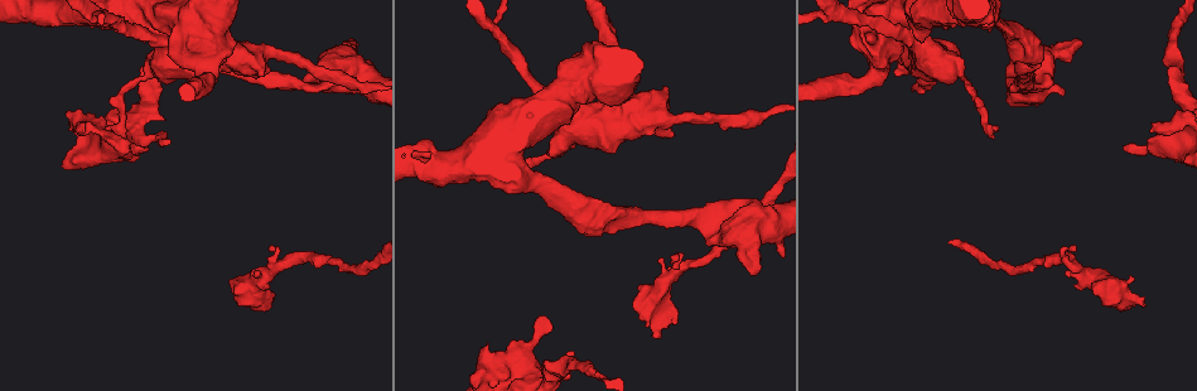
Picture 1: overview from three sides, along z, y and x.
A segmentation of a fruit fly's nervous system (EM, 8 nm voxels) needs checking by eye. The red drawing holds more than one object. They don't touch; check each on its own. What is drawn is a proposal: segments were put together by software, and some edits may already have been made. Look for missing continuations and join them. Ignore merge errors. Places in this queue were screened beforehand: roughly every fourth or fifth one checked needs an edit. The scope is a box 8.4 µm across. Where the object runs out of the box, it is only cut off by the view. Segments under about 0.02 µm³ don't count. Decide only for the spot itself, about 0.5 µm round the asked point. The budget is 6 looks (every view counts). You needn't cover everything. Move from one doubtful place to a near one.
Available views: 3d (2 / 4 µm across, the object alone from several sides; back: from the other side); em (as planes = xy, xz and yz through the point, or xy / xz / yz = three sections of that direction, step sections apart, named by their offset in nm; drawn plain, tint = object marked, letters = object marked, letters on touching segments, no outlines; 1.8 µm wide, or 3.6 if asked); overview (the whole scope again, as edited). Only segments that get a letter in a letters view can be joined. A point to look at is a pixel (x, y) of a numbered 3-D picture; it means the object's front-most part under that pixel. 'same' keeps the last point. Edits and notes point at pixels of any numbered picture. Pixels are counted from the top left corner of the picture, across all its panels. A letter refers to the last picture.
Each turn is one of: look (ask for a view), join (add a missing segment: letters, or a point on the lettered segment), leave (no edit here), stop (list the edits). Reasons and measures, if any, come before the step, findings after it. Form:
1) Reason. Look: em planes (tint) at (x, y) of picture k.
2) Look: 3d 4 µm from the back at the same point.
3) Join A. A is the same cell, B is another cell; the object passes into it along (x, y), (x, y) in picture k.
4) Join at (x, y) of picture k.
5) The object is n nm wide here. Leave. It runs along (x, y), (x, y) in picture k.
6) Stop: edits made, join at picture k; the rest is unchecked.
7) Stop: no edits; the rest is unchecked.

Free end. Look: em planes (letters) at (269, 248) of picture 1.

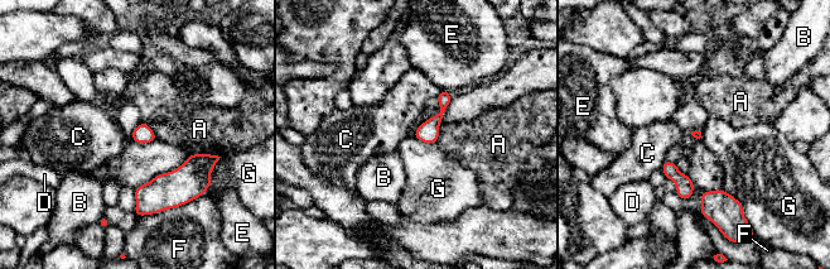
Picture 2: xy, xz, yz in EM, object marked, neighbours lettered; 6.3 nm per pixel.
Leave. A, B, C, D, E, F and G are other cells; a border runs along (723, 190), (742, 205), (743, 211) in picture 2; none of them fits.

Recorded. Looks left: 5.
An open end. Look: 3d 4 µm at (353, 39) of picture 1.

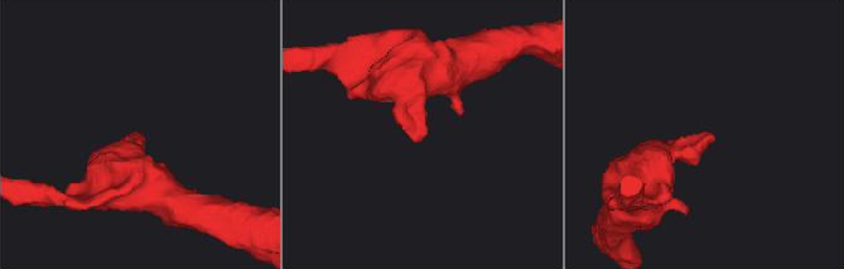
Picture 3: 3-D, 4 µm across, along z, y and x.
Look: em planes (tint) at (131, 137) of picture 3.

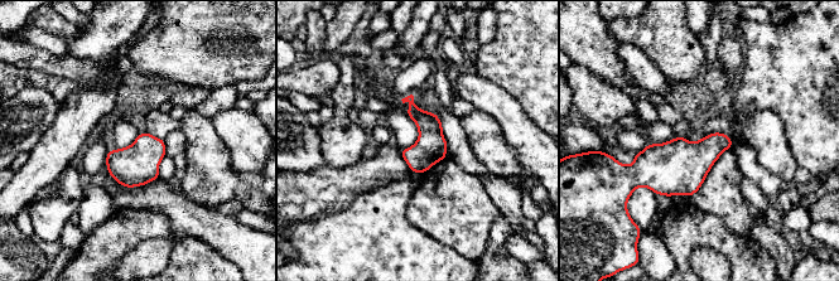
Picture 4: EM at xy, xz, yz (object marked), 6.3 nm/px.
See the neighbours. Look: em planes (letters) at the same point.

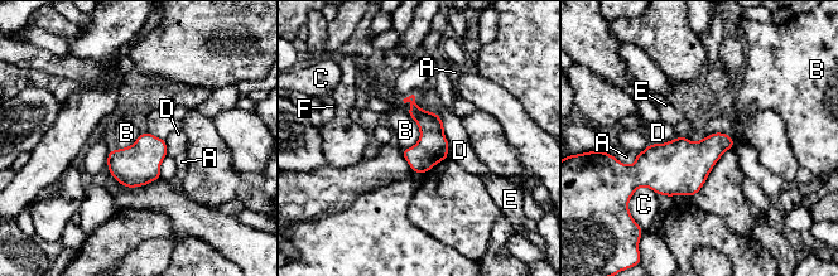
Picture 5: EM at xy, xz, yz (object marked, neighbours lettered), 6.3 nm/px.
Leave. A, B, C, D, E and F are other cells; a border runs along (685, 136), (735, 141) in picture 5; none of them fits.

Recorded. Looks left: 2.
Thick turns thin. Look: em 3.6 µm planes (letters) at (910, 29) of picture 1.

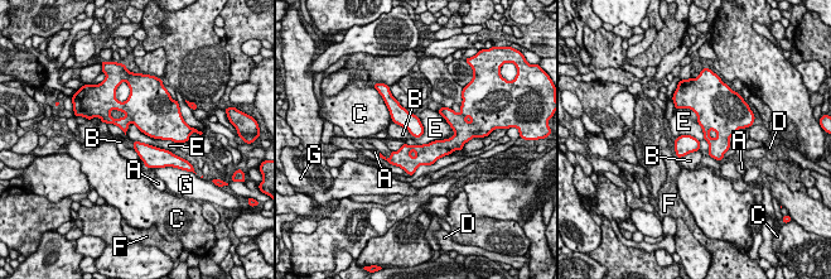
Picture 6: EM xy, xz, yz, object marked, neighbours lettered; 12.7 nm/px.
The object is 160 nm wide here. Leave. A, B, C, D, E, F and G are other cells; a border runs along (454, 131), (448, 138), (416, 144) in picture 6; none of them fits.

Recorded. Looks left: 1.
Stop: no edits; the rest is unchecked.

